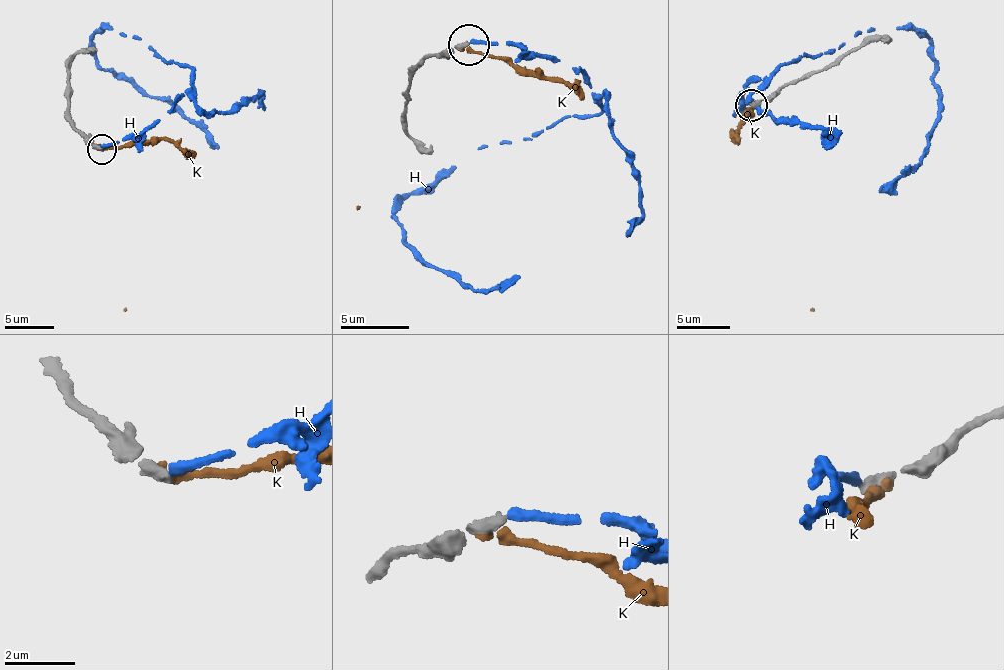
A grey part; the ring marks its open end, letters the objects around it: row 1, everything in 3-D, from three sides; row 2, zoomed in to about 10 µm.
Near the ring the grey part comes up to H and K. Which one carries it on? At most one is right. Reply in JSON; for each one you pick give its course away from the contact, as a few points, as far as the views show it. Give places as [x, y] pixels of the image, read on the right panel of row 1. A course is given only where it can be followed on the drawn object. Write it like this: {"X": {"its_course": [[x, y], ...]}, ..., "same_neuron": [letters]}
{"same_neuron": []}

